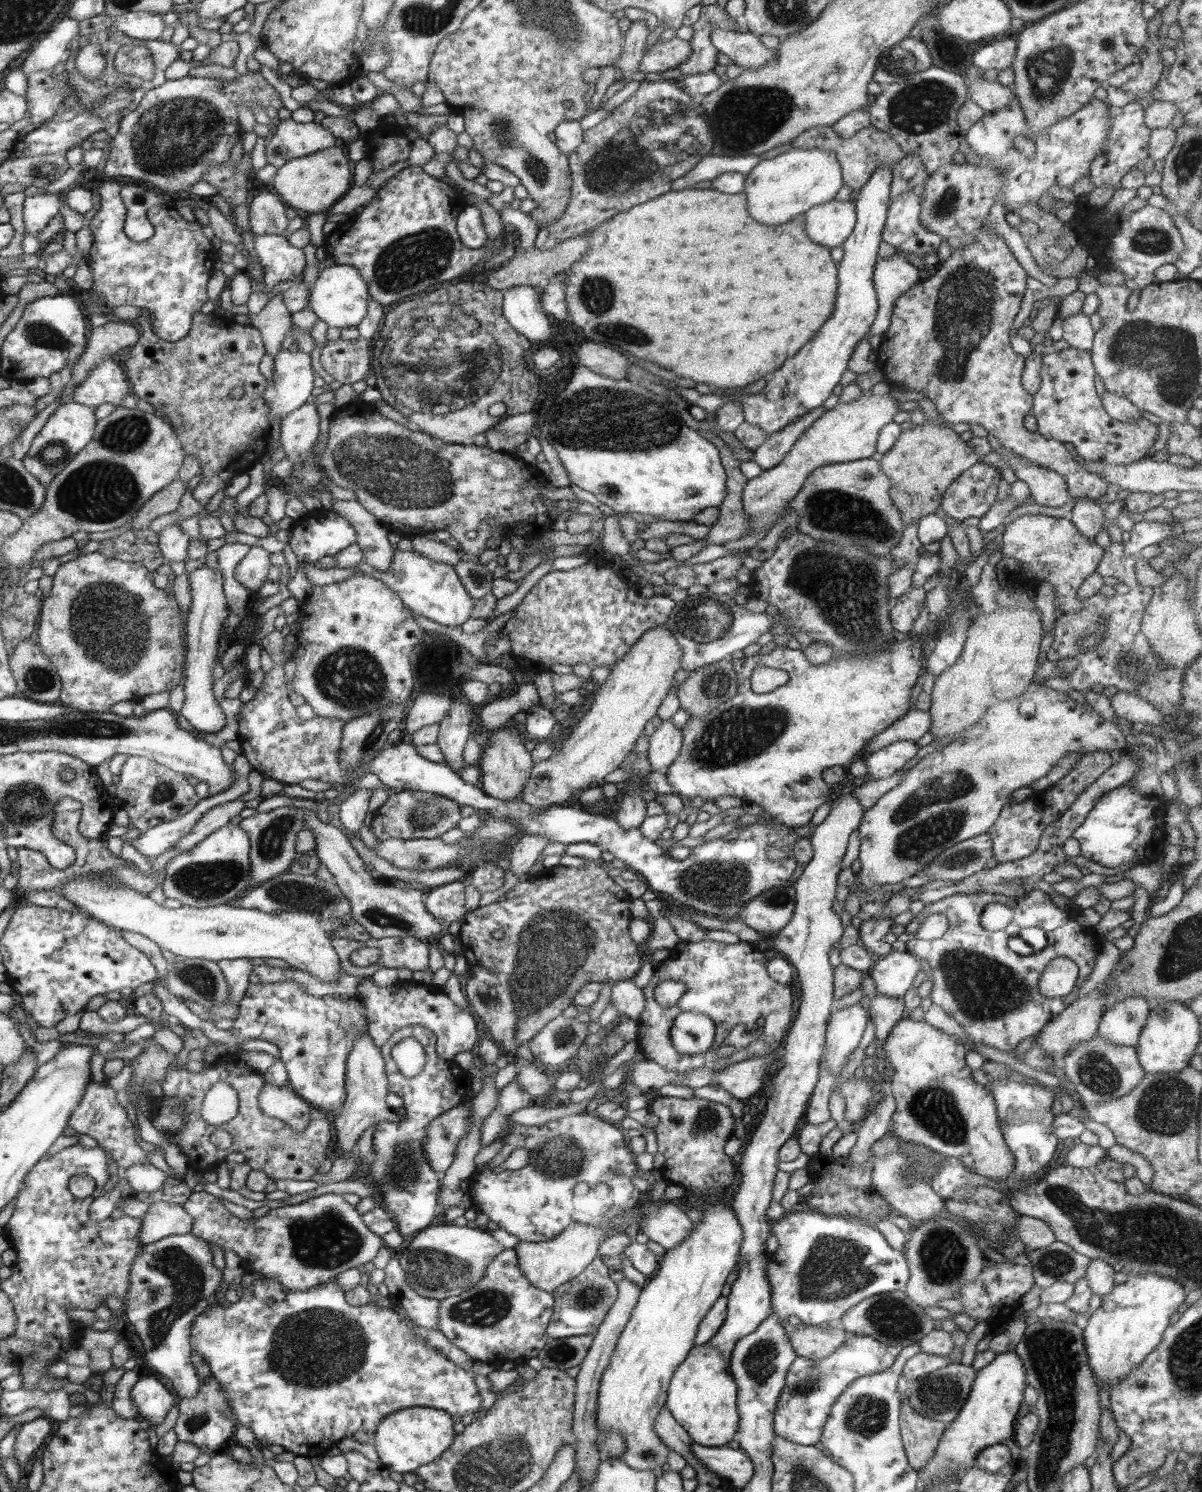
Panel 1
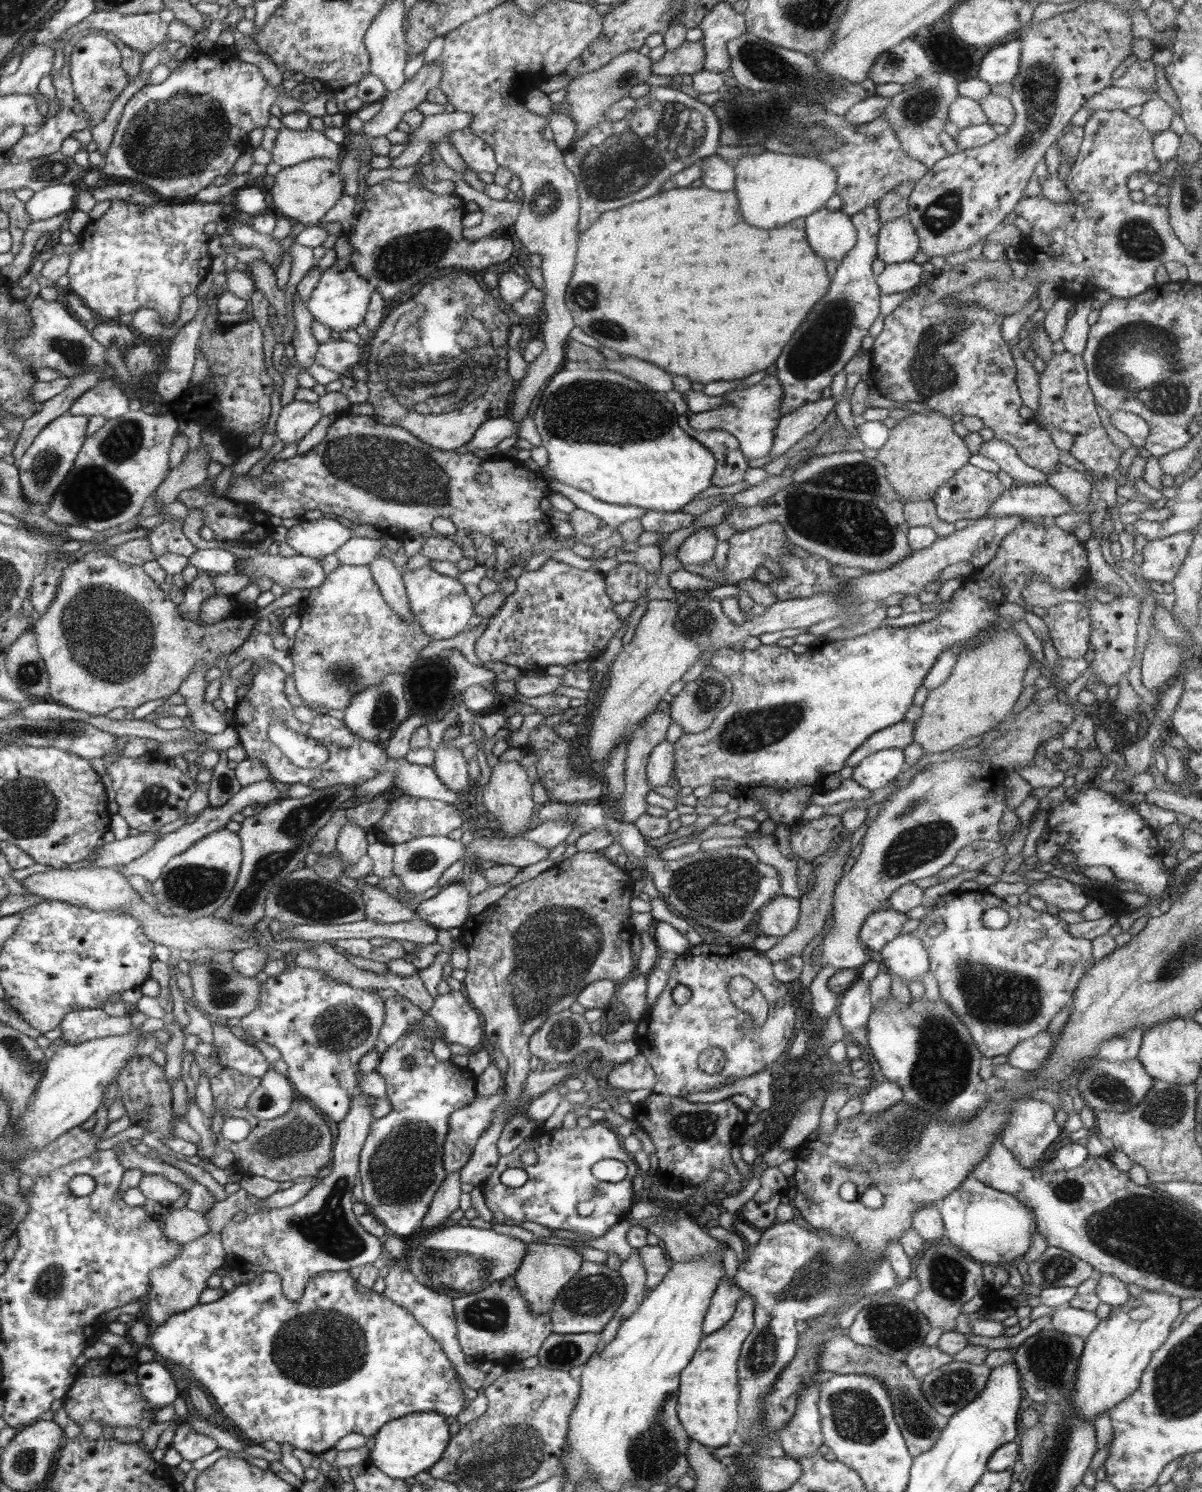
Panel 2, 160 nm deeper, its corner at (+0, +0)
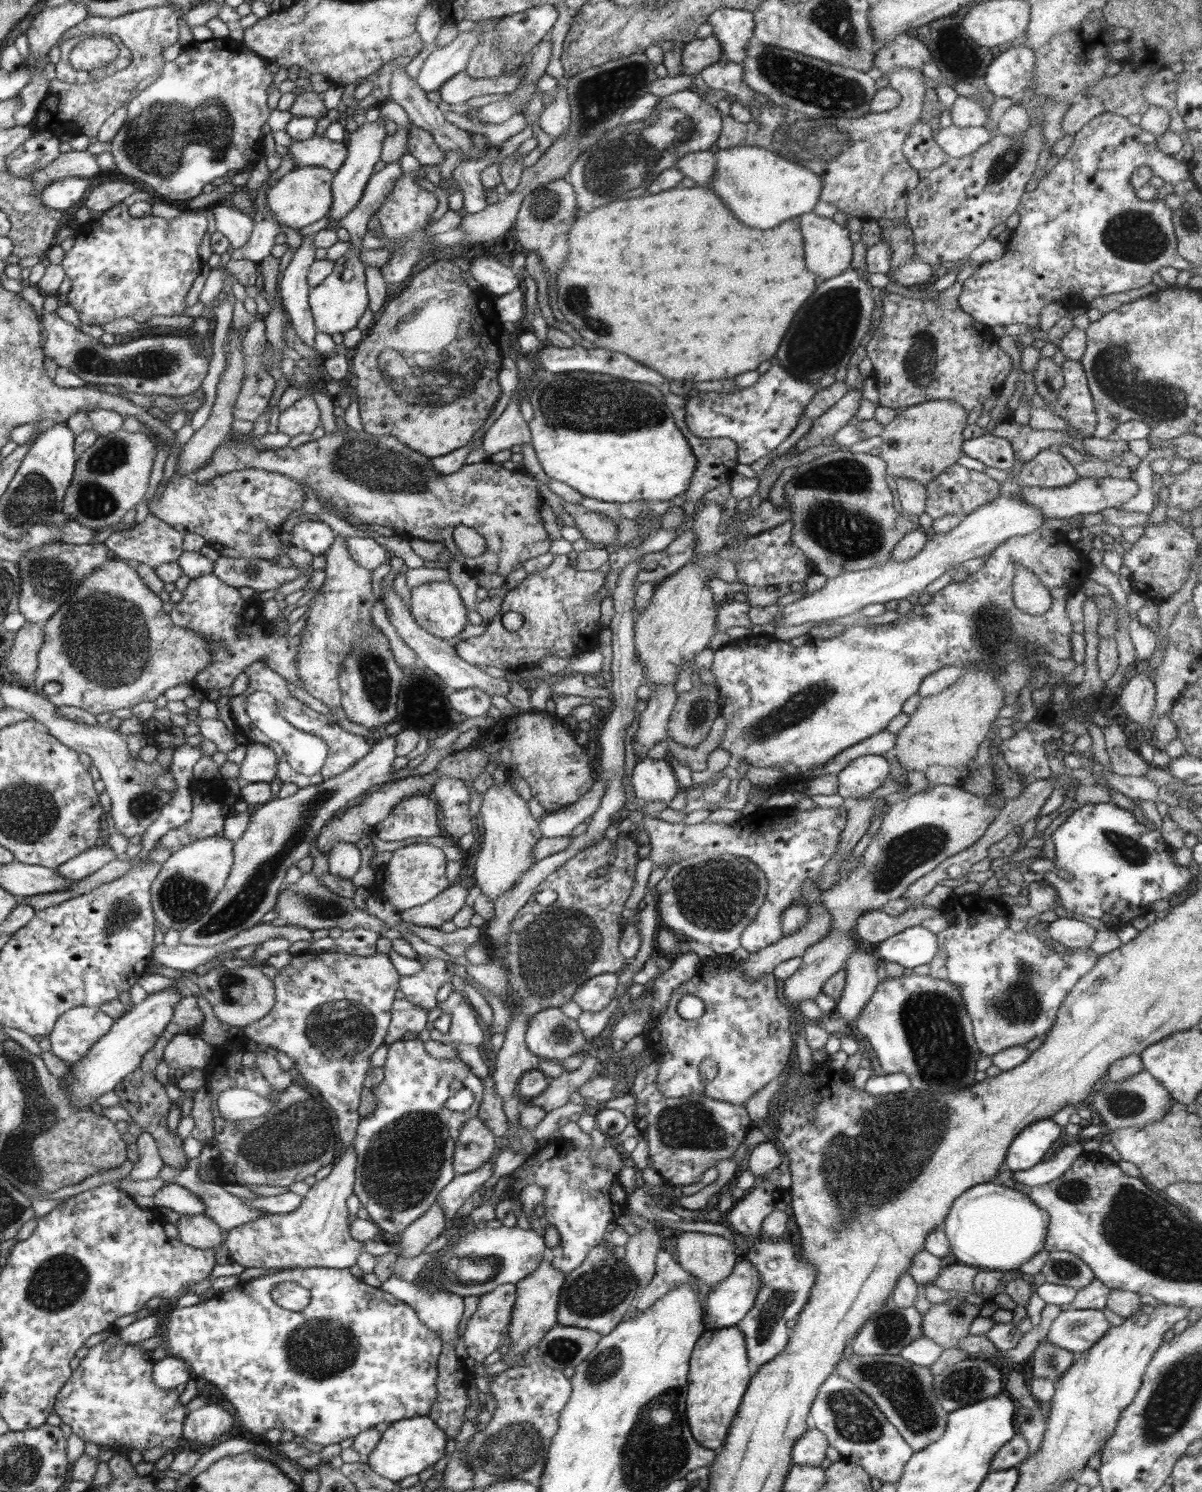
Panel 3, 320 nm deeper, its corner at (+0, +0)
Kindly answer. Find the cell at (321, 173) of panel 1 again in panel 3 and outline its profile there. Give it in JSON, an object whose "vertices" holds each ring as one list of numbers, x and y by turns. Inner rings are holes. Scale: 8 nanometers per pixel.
{"vertices":[[323,166,295,167,278,179,266,193,266,204,278,224,301,229,324,218,332,206,331,184,334,171]]}

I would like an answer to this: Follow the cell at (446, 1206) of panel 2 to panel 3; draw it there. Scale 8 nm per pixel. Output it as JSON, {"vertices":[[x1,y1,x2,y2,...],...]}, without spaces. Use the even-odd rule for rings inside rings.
{"vertices":[[437,1203,426,1213,415,1220,400,1236,399,1246,402,1249,400,1257,416,1257,446,1230,446,1217,443,1208]]}

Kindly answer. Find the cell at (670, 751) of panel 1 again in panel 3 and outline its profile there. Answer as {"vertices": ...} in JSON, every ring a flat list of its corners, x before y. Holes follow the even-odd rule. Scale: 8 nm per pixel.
{"vertices":[[663,758,641,759,632,770,632,787,636,800,648,802,670,803,678,794,683,782,678,779,671,764]]}

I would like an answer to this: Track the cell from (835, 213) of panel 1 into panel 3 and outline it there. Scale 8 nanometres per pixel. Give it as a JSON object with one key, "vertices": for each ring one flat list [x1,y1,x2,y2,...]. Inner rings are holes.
{"vertices":[[813,212,800,215,797,218,797,223,802,230,802,236,804,236,804,250,806,250,804,258,806,258,808,270,812,270,816,276,827,280,850,269,854,242,850,240,849,234,851,232,847,226,841,226,836,221,820,217]]}

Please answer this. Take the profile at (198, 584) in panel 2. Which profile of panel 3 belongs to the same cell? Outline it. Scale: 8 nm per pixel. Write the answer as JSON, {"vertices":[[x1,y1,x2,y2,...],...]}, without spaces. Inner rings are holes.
{"vertices":[[212,573,190,579,182,594,180,603,169,612,172,622,182,627,191,627,212,642,211,661,207,668,192,680,199,695,206,698,208,691,214,688,221,696,230,694,234,678,253,662,263,662,287,682,303,686,297,667,301,636,286,636,289,626,286,623,287,617,280,614,279,617,268,621,261,615,260,600,254,596,244,599,237,588,222,582]]}

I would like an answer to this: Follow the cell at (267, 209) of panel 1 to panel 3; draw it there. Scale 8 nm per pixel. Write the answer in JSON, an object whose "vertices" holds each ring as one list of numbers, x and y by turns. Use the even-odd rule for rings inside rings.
{"vertices":[[262,219,255,223,248,242,231,251,232,258,246,259,259,264,270,254,272,246,276,246,275,238,280,232,278,223,270,219]]}

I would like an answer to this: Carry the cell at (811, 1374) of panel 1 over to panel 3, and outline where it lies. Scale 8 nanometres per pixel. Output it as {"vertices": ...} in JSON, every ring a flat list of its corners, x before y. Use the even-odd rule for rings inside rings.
{"vertices":[[809,1428,793,1446,791,1461,800,1466,820,1467,820,1463,826,1458,828,1445,827,1438,820,1430]]}

